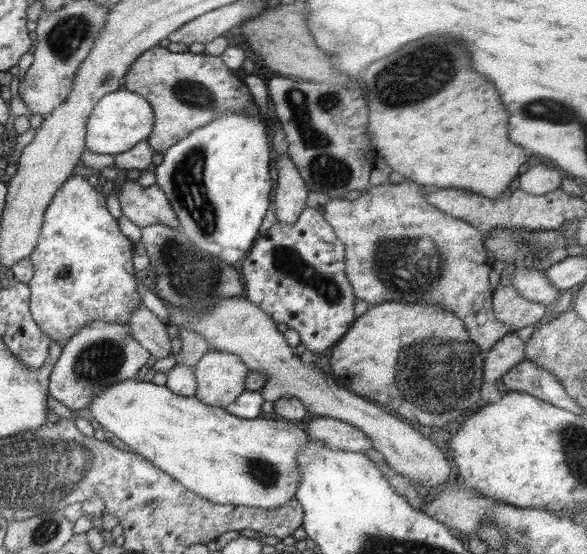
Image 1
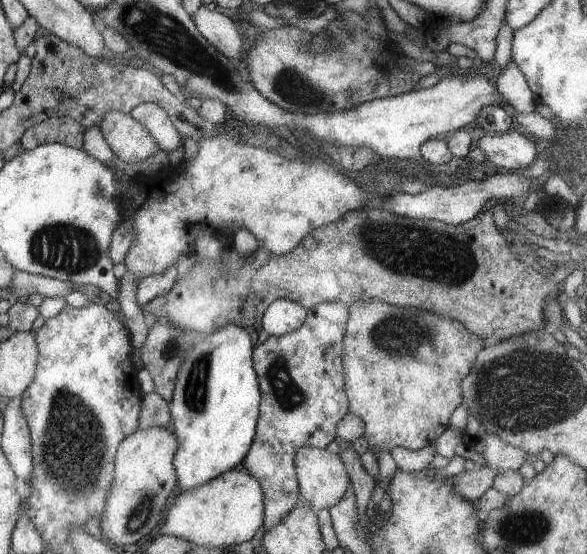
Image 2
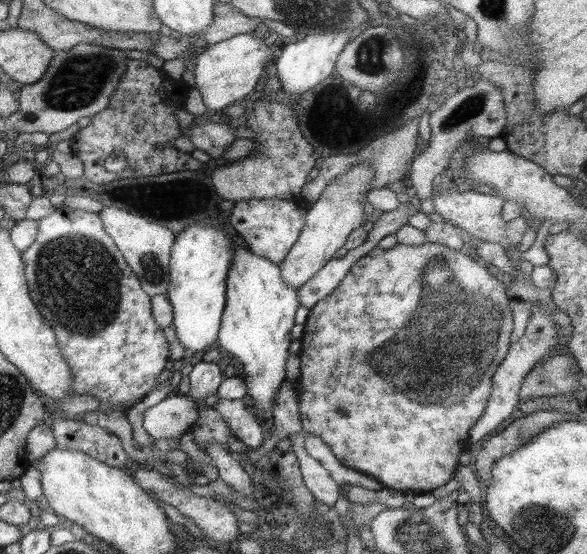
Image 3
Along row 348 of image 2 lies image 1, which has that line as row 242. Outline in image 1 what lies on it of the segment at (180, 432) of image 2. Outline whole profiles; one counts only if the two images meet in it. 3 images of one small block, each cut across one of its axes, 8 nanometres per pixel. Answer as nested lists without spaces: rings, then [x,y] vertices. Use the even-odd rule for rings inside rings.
[[[253,103],[250,108],[243,110],[243,112],[227,112],[222,118],[210,122],[210,124],[207,124],[202,128],[193,130],[192,134],[189,134],[184,140],[171,146],[166,151],[166,154],[164,154],[162,163],[155,168],[157,186],[165,193],[172,209],[176,212],[176,217],[178,217],[178,221],[180,221],[180,231],[188,237],[188,241],[193,244],[194,248],[204,251],[205,253],[210,253],[221,262],[228,265],[239,266],[242,262],[244,253],[251,250],[253,242],[259,237],[260,226],[262,225],[271,203],[270,199],[274,190],[272,178],[270,177],[270,173],[268,173],[270,170],[271,154],[271,141],[269,136],[270,128],[266,125],[265,120],[262,121],[259,109],[256,104]]]

